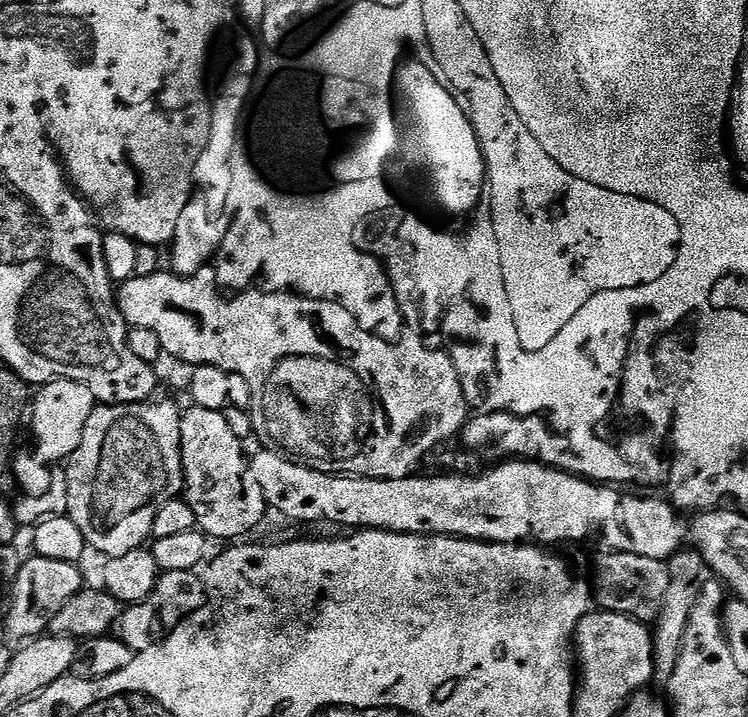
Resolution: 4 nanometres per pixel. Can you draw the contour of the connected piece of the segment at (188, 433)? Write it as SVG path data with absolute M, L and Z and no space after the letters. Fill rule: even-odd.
M195 406L189 407L189 412L185 411L180 418L180 457L184 463L184 490L182 493L182 499L187 502L190 506L190 510L194 510L196 515L196 522L199 528L199 531L203 532L208 537L211 537L213 541L218 542L218 540L228 540L224 542L236 542L241 538L247 537L244 536L247 532L252 532L260 523L264 520L264 511L269 511L269 503L266 501L264 496L264 491L262 486L256 480L256 473L252 471L250 467L249 457L246 455L243 456L242 453L236 452L239 448L242 448L242 442L237 438L230 428L230 423L227 422L227 418L223 411L215 412L214 410L206 410L205 408L198 408Z

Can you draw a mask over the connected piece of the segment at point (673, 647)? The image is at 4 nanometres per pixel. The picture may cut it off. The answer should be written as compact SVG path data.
M681 550L667 561L668 573L670 574L670 586L666 586L666 594L660 613L654 622L653 629L653 681L658 685L669 685L677 670L677 662L680 651L687 637L688 620L693 612L702 590L707 586L710 579L710 571L703 556L697 550Z

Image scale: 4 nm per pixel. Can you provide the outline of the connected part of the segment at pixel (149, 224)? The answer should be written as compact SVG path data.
M91 86L88 98L68 96L68 104L60 104L56 112L45 115L44 126L56 156L66 169L67 179L95 209L105 229L126 235L140 246L171 245L176 238L178 218L182 218L182 210L186 210L194 192L194 173L188 169L188 156L184 156L188 149L183 146L182 135L172 141L169 139L160 112L152 112L152 108L144 108L144 112L124 112L124 108L116 108L116 100L112 100L108 88L96 90Z

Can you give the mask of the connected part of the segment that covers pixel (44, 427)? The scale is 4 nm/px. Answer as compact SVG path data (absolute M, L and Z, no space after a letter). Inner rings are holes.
M55 380L43 385L35 393L34 403L30 408L30 424L40 435L39 455L45 461L64 460L75 457L76 451L80 448L90 425L93 423L92 411L98 408L96 395L84 384L73 380Z

